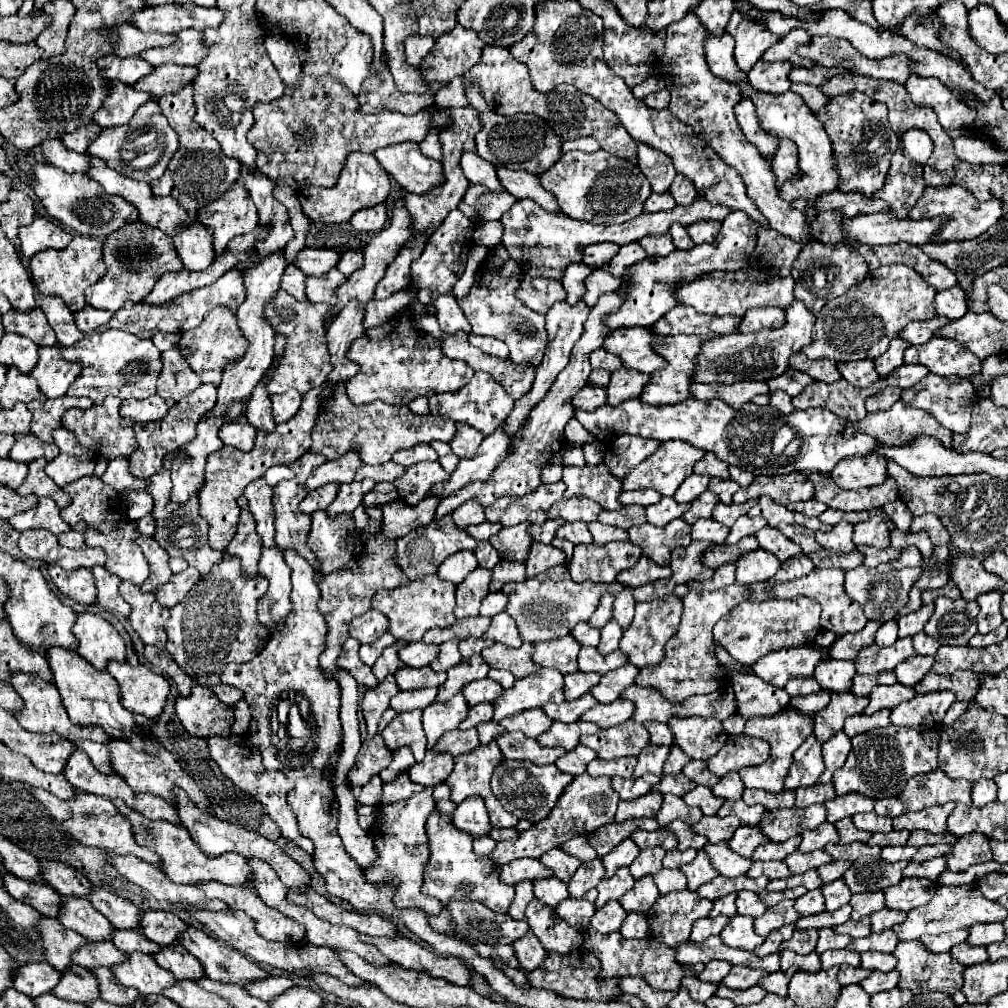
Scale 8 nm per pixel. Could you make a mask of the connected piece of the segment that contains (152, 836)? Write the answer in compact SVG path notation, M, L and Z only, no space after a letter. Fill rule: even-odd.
M114 799L112 801L116 805L116 809L120 809L120 813L124 813L126 817L130 817L132 821L132 833L136 837L138 845L150 847L154 853L160 853L160 861L164 861L162 871L176 883L186 883L186 885L194 885L198 881L220 881L224 885L244 885L250 887L250 867L246 865L246 857L238 855L238 853L224 853L220 857L208 857L206 853L202 853L190 833L184 829L184 825L172 825L170 821L158 819L158 821L150 821L144 819L140 813L132 811L124 801Z

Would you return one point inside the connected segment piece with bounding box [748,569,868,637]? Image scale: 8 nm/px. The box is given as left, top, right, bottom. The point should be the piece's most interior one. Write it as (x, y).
(841, 615)

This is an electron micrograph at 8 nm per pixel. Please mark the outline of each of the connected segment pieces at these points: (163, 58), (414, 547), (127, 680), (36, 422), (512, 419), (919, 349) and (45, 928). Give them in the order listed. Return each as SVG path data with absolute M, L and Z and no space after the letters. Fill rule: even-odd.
M186 29L186 31L180 31L176 37L178 37L178 41L174 45L148 49L140 57L152 65L164 65L164 63L198 65L206 53L202 33L194 31L194 29Z
M450 515L444 517L444 521L432 521L430 525L424 525L412 533L408 533L406 537L400 537L396 541L396 551L398 551L398 565L402 567L402 571L410 577L410 579L420 579L428 573L436 573L440 563L450 557L456 551L462 549L474 549L478 545L476 539L472 539L464 529L458 529L452 521Z
M110 661L106 667L120 687L120 703L144 717L158 717L162 713L170 683L166 677L152 673L146 665L130 665Z
M58 397L58 399L48 399L44 403L28 403L28 409L32 411L32 425L30 431L36 433L36 437L40 437L42 441L52 441L52 431L54 427L60 425L60 417L64 415L64 411L72 409L72 407L80 407L80 409L88 409L92 405L90 399L82 397Z
M560 301L560 303L552 305L552 309L546 313L548 349L546 349L546 353L544 353L544 361L540 363L540 369L536 369L536 379L534 379L532 389L528 391L528 395L524 395L524 397L520 397L520 399L516 401L512 413L508 415L508 419L506 419L506 423L504 423L506 433L514 435L514 433L518 431L518 427L520 427L520 425L524 423L524 419L528 417L530 409L532 409L534 405L538 405L538 401L548 393L548 389L550 389L550 385L554 383L556 375L568 365L570 351L572 351L574 343L576 343L576 341L580 339L580 335L582 335L582 329L584 329L584 321L586 321L586 317L588 317L588 311L590 311L590 309L584 305L584 301L578 301L574 307L570 307L566 301Z
M932 337L924 345L908 347L904 355L906 363L926 365L934 375L958 375L970 379L982 367L976 355L966 351L954 339Z
M48 917L42 919L38 929L42 933L48 963L52 963L60 973L68 971L72 967L72 955L86 945L86 939L82 939L78 933L70 929L64 929L64 925Z

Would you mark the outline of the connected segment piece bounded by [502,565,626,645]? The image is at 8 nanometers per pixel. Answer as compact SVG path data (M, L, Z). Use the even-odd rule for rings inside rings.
M556 565L532 579L502 587L502 591L508 595L506 613L516 621L522 641L528 641L534 645L540 641L552 641L552 639L560 639L568 635L576 627L576 623L590 619L590 615L596 611L596 605L600 603L600 597L604 593L616 595L620 593L620 589L626 589L626 585L618 581L612 585L596 585L592 581L576 583L572 581L566 565Z

